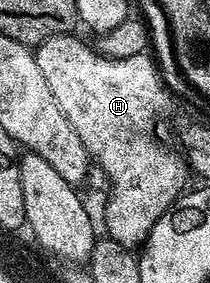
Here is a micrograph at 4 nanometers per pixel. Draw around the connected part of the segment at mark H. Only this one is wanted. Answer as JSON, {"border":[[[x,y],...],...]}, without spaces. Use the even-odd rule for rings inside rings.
{"border":[[[75,33],[62,36],[50,36],[35,47],[34,53],[38,69],[42,72],[50,92],[54,92],[54,100],[58,100],[58,108],[66,112],[66,120],[70,120],[74,132],[82,144],[86,144],[86,152],[93,163],[104,169],[112,191],[108,194],[108,203],[104,206],[104,226],[107,237],[118,244],[129,248],[143,247],[147,242],[154,224],[180,197],[185,189],[184,181],[190,178],[190,167],[179,153],[167,150],[156,139],[156,125],[168,106],[170,91],[160,76],[160,67],[151,53],[125,58],[107,58],[99,50],[88,46]]]}

